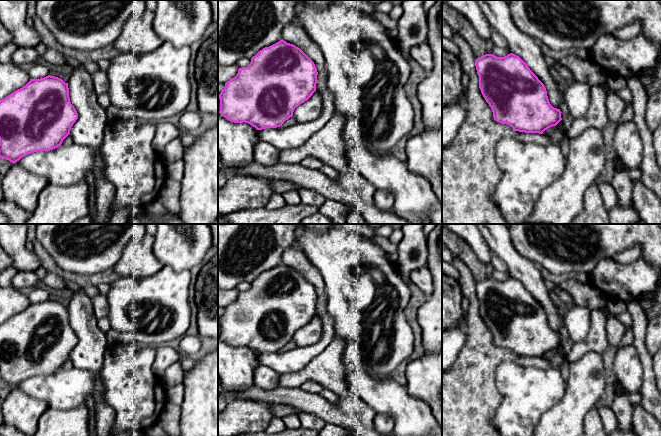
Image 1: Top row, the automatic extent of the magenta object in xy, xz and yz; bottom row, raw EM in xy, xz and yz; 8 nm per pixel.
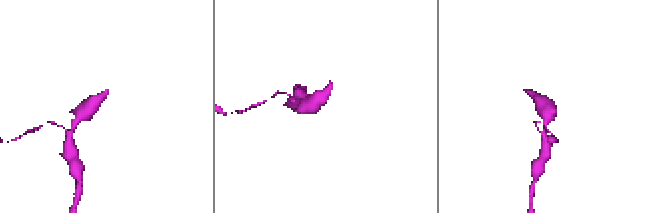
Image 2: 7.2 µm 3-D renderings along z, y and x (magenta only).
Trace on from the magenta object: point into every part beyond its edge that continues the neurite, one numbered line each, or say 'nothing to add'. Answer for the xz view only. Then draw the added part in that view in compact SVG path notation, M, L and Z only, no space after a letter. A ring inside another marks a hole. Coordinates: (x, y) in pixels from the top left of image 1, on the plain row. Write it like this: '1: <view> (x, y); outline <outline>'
nothing to add

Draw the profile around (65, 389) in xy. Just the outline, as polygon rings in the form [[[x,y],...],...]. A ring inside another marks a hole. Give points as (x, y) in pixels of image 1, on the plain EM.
[[[75,367],[71,370],[61,368],[50,375],[38,375],[28,378],[17,385],[16,388],[35,399],[45,401],[48,407],[57,410],[69,410],[85,404],[89,398],[95,399],[94,378],[95,375],[91,371]]]

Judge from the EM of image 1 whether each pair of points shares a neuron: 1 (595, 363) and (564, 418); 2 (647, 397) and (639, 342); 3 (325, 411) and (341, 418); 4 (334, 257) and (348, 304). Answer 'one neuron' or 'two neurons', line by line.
1: one neuron
2: one neuron
3: one neuron
4: one neuron

